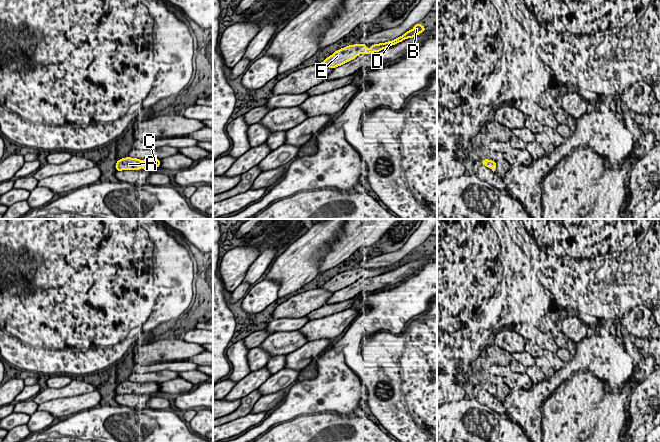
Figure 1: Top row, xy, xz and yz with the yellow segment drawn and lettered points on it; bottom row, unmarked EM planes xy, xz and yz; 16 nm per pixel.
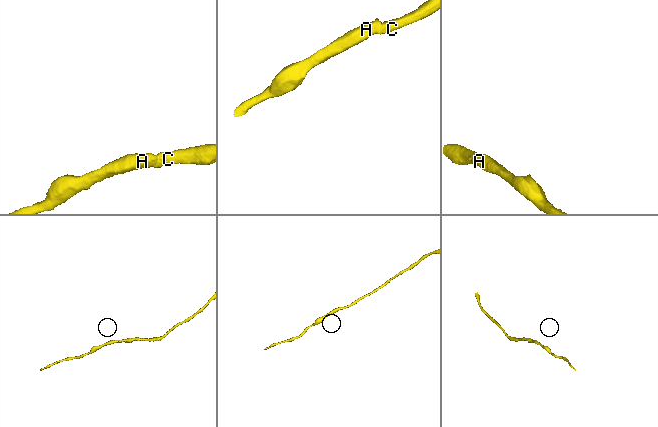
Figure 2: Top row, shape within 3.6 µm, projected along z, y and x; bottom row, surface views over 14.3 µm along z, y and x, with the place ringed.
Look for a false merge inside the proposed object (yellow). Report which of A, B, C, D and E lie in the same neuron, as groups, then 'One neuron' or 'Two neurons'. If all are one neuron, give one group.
Groups: A B C D E. One neuron

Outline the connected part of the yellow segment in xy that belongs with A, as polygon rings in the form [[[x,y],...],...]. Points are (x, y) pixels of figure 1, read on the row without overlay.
[[[122,382],[117,385],[115,392],[117,395],[122,394],[151,394],[160,390],[160,384],[156,382],[140,384],[137,382]]]

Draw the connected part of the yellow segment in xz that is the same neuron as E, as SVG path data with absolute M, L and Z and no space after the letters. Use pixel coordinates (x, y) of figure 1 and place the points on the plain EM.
M421 247L414 249L414 252L412 254L407 255L405 258L400 260L399 262L396 262L392 265L388 265L385 267L379 267L371 269L371 271L367 274L366 268L354 268L354 269L348 269L347 271L341 272L337 275L335 275L332 279L327 281L323 286L320 288L323 288L329 292L336 292L338 290L341 290L353 283L355 283L360 278L370 278L374 276L379 276L383 273L386 273L392 269L395 269L399 266L402 266L405 263L413 262L420 257L422 257L426 251L423 251Z

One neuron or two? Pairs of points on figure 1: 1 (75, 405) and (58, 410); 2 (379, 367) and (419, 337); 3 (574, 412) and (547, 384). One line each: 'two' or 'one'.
1: one
2: one
3: two

